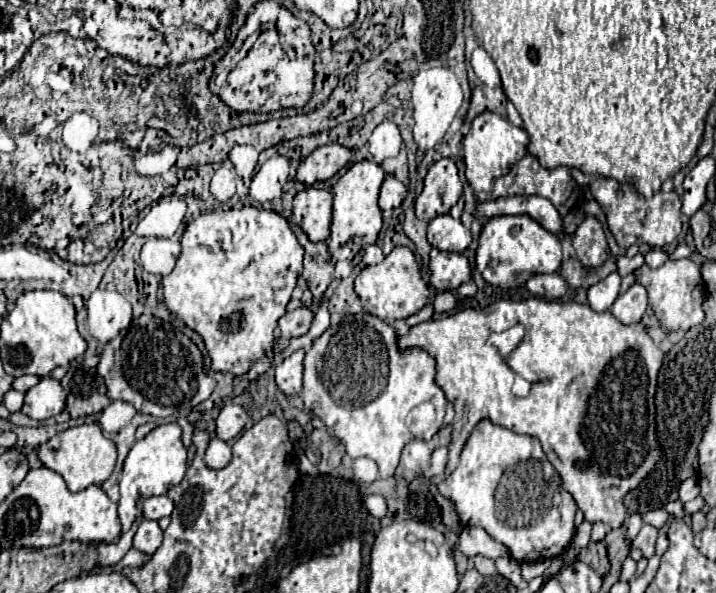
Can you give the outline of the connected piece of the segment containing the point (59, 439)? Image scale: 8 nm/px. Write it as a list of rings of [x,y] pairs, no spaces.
[[[82,424],[82,426],[68,428],[56,434],[54,438],[50,438],[48,442],[40,444],[38,458],[42,466],[52,468],[64,478],[70,492],[80,492],[92,484],[100,486],[104,480],[110,478],[116,464],[116,446],[110,438],[102,434],[98,424]]]

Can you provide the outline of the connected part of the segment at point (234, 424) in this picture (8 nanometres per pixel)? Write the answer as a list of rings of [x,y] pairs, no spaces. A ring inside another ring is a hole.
[[[226,404],[216,418],[216,436],[220,440],[234,440],[250,422],[250,412],[238,404]]]

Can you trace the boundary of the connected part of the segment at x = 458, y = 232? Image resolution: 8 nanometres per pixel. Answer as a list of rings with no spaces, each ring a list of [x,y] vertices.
[[[444,214],[428,222],[428,242],[438,250],[462,254],[470,246],[472,234],[460,220]]]

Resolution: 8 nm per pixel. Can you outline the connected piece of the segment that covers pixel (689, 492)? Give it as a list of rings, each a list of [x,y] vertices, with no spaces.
[[[688,478],[688,480],[684,480],[682,484],[680,484],[680,488],[678,488],[678,492],[680,492],[680,500],[682,502],[690,502],[690,500],[694,500],[696,496],[698,496],[698,482],[694,480],[694,478]]]

